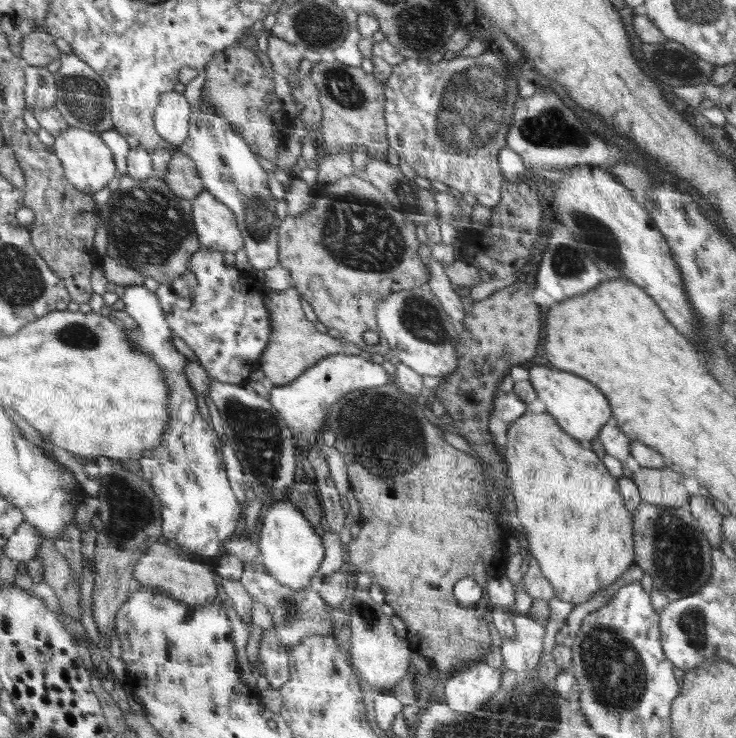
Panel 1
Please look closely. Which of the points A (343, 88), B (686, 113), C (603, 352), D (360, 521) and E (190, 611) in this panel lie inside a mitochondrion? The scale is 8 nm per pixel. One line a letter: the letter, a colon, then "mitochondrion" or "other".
A: mitochondrion
B: other
C: other
D: other
E: other

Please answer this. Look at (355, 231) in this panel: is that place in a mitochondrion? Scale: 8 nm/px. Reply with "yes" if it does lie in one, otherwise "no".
yes

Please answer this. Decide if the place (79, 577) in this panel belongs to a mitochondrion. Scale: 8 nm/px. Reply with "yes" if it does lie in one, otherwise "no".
no

